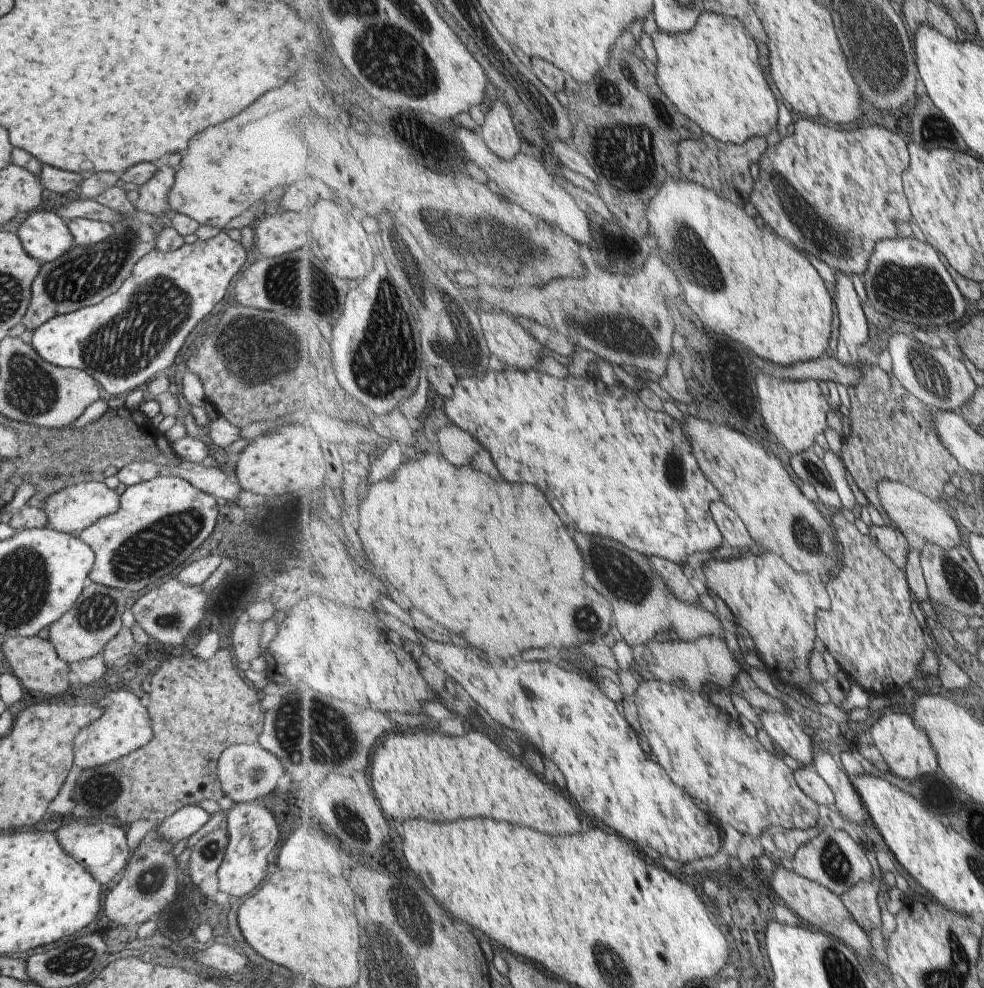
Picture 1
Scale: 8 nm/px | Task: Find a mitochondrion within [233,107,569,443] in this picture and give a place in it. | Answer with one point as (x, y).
(386, 362)

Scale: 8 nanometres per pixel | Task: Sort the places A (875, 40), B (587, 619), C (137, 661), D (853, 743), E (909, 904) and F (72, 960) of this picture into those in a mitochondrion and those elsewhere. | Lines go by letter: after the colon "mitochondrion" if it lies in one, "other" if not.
A: mitochondrion
B: mitochondrion
C: other
D: other
E: other
F: mitochondrion

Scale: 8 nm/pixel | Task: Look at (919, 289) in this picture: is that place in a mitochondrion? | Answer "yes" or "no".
yes

